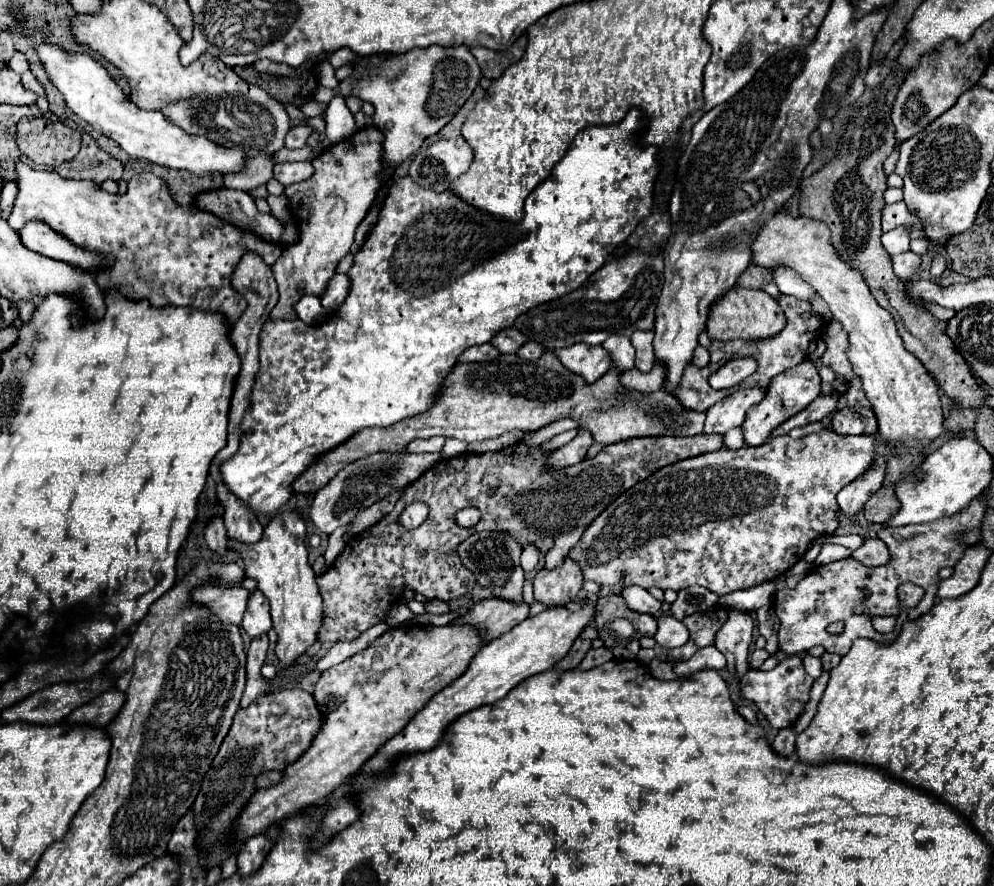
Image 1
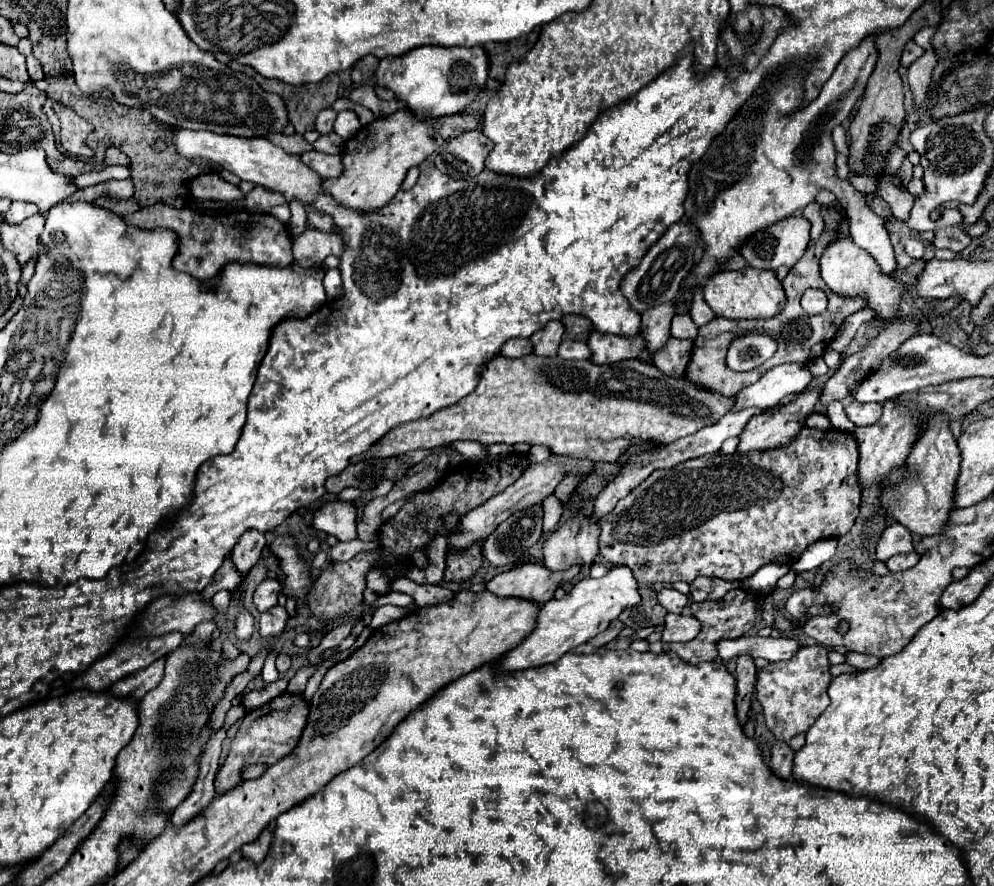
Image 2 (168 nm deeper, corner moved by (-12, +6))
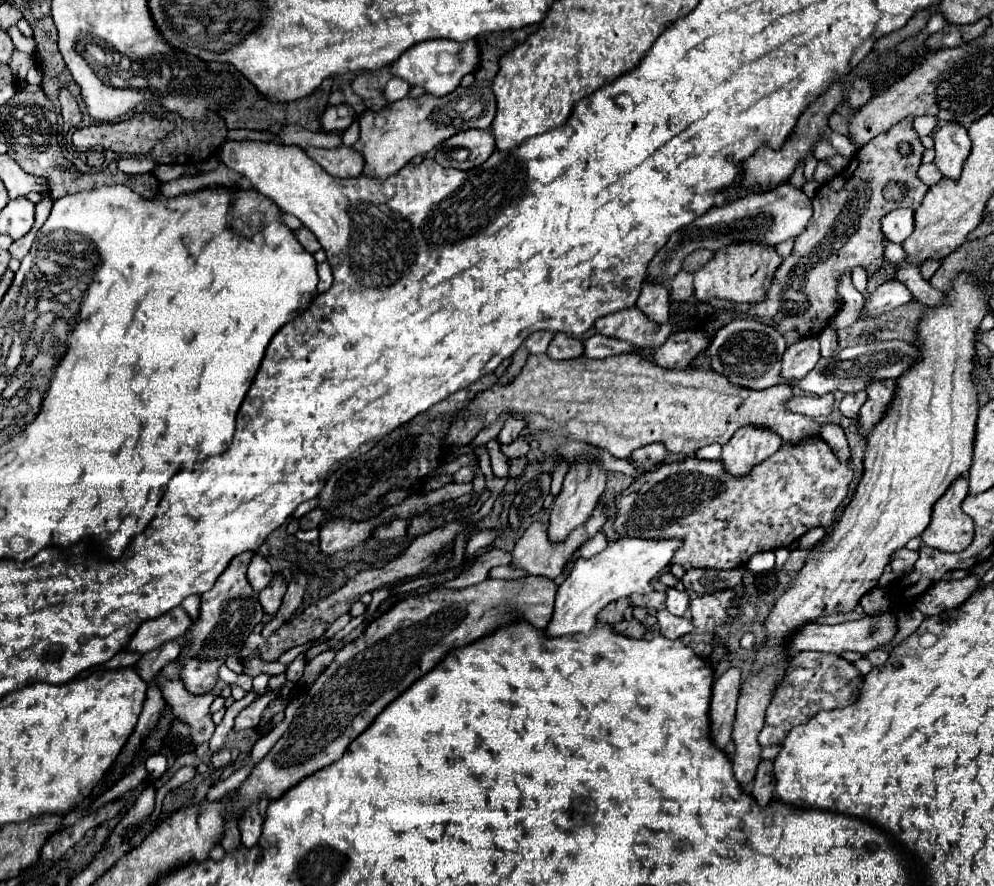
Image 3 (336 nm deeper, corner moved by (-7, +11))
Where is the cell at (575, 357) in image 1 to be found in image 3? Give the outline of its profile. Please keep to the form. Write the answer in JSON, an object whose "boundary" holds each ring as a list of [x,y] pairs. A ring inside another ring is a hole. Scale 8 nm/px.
{"boundary":[[[637,306],[619,310],[613,314],[607,314],[595,322],[595,330],[599,334],[607,334],[613,338],[623,338],[635,346],[651,348],[661,346],[669,334],[671,326],[661,326],[653,320],[649,320]]]}

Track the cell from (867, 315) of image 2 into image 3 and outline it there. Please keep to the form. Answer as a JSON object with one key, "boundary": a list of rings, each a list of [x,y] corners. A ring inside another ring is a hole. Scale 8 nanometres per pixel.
{"boundary":[[[857,266],[852,270],[851,275],[852,283],[854,287],[867,298],[869,296],[869,293],[867,291],[867,285],[868,285],[868,276],[866,270],[861,267]]]}

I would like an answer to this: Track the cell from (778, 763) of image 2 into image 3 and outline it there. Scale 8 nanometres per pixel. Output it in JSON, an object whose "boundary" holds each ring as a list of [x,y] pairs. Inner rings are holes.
{"boundary":[[[761,760],[759,768],[757,768],[757,776],[753,782],[753,790],[751,796],[759,806],[767,806],[773,798],[775,792],[775,782],[773,782],[773,762],[769,760]]]}

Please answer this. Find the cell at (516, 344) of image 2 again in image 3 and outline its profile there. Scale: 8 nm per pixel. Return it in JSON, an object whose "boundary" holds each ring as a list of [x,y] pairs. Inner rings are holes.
{"boundary":[[[535,332],[535,334],[531,334],[531,338],[527,338],[525,346],[529,348],[531,354],[541,354],[541,352],[547,352],[549,342],[553,338],[555,338],[553,332]]]}

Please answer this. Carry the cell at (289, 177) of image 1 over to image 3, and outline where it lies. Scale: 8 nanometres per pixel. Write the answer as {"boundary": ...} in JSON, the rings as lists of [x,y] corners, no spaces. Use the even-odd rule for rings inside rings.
{"boundary":[[[341,146],[335,150],[325,150],[325,148],[305,148],[307,156],[315,160],[325,172],[331,176],[339,178],[351,178],[351,176],[361,176],[363,172],[363,156],[353,150],[351,146]]]}

